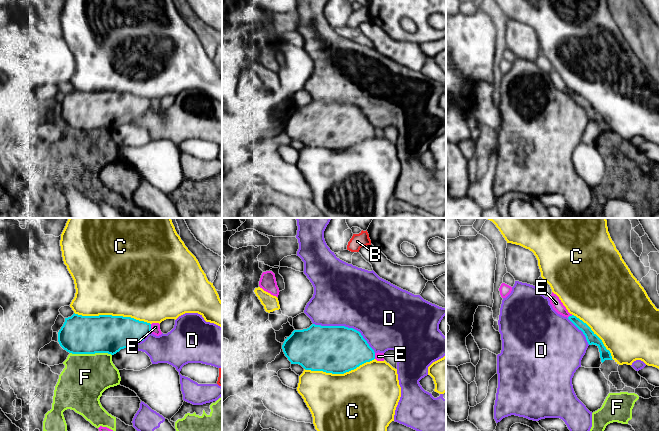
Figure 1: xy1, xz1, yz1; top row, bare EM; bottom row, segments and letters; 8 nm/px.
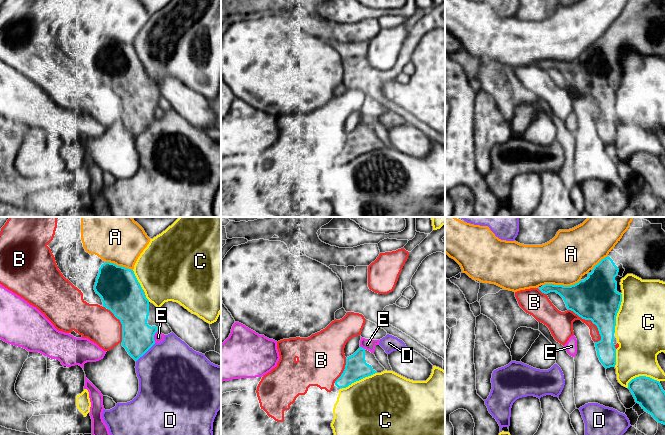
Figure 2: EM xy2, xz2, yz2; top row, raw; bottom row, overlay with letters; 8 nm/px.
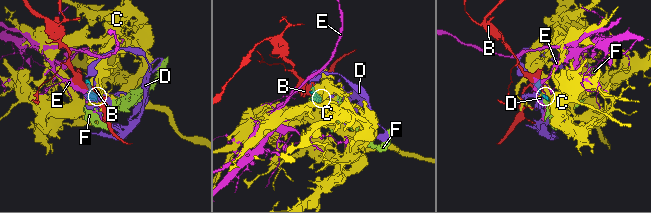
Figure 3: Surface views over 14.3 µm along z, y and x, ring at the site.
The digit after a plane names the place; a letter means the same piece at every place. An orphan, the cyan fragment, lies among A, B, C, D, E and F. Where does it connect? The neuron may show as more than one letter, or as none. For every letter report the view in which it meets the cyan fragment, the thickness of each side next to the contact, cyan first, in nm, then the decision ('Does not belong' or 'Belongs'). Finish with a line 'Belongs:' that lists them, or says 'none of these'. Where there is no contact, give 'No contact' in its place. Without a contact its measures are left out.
A: Touches cyan in xy2. Thickness 340 nm (cyan) against 320 nm. Does not belong
B: Touches cyan in yz2. Thickness 360 nm (cyan) against 200 nm. Does not belong
C: Touches cyan in xy1. Thickness 300 nm (cyan) against 500 nm. Does not belong
D: Touches cyan in xz1. Thickness 380 nm (cyan) against 480 nm. Belongs
E: Touches cyan in xy2. Thickness 260 nm (cyan) against 80 nm. Does not belong
F: Touches cyan in xy1. Thickness 300 nm (cyan) against 380 nm. Does not belong
Belongs: D

